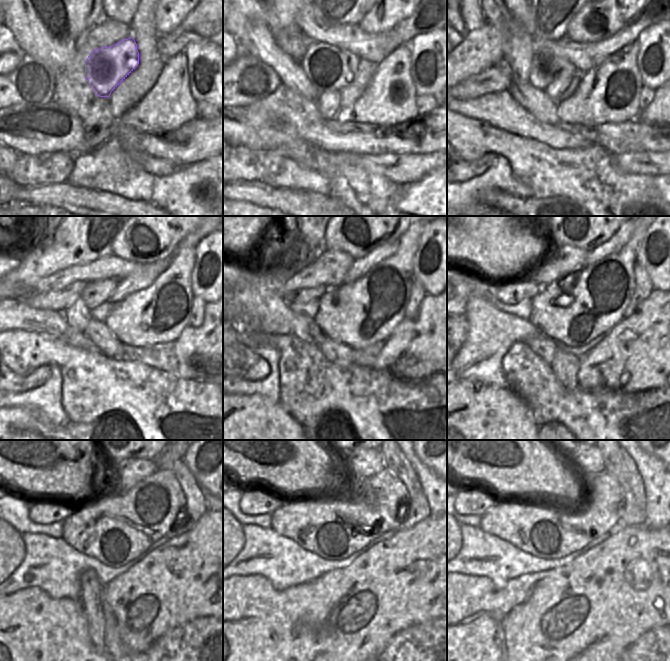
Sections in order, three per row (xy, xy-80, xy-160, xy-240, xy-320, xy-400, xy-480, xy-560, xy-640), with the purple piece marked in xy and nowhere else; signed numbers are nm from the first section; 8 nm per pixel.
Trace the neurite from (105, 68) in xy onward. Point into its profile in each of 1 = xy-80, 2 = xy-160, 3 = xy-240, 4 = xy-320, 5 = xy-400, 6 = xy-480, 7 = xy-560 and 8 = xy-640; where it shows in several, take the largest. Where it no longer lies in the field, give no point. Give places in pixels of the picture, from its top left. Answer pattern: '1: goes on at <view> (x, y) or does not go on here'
1: goes on at xy-80 (330, 68)
2: goes on at xy-160 (546, 67)
3: goes on at xy-240 (98, 292)
4: goes on at xy-320 (313, 294)
5: goes on at xy-400 (506, 292)
6: goes on at xy-480 (46, 512)
7: goes on at xy-560 (252, 503)
8: goes on at xy-640 (467, 501)

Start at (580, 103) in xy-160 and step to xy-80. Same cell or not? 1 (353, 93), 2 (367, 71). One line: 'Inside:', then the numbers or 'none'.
Inside: none

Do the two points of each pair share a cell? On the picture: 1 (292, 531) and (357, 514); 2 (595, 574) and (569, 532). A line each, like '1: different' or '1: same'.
1: same
2: different

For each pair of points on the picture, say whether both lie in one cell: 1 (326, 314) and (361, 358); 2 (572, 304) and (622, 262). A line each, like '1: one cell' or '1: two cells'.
1: two cells
2: one cell

